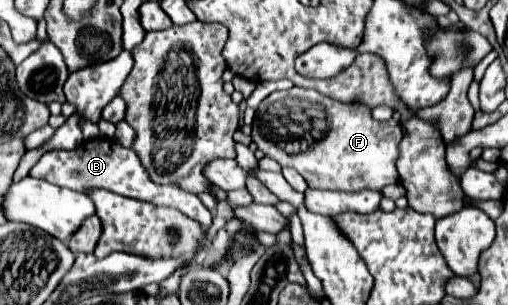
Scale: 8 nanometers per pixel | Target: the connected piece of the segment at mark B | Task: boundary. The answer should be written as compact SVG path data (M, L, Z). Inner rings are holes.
M100 137L100 139L84 141L80 147L72 149L72 151L64 151L64 149L46 151L40 157L40 161L32 167L30 175L36 179L46 179L50 183L56 183L60 187L70 187L70 189L82 191L82 193L90 187L100 187L100 189L114 191L118 195L144 199L144 201L164 205L164 207L176 207L178 211L184 211L190 219L198 221L200 225L204 225L204 227L212 225L212 213L202 205L202 201L196 195L184 193L184 191L180 191L180 187L174 187L174 185L152 183L148 177L148 171L140 163L138 155L132 149L122 147L114 139Z

